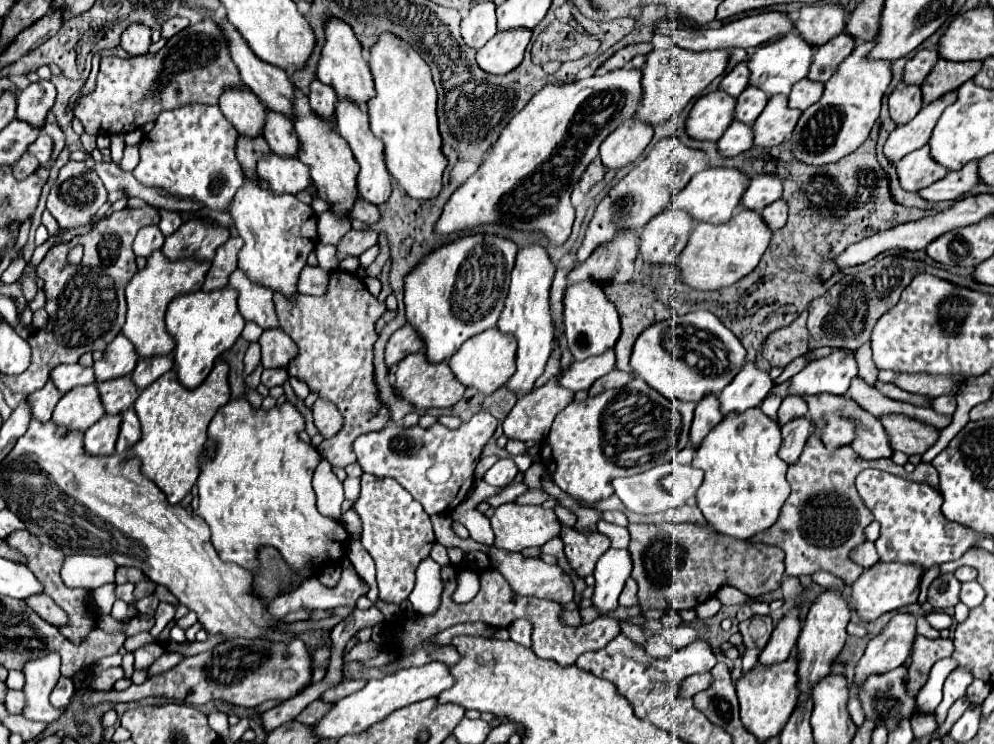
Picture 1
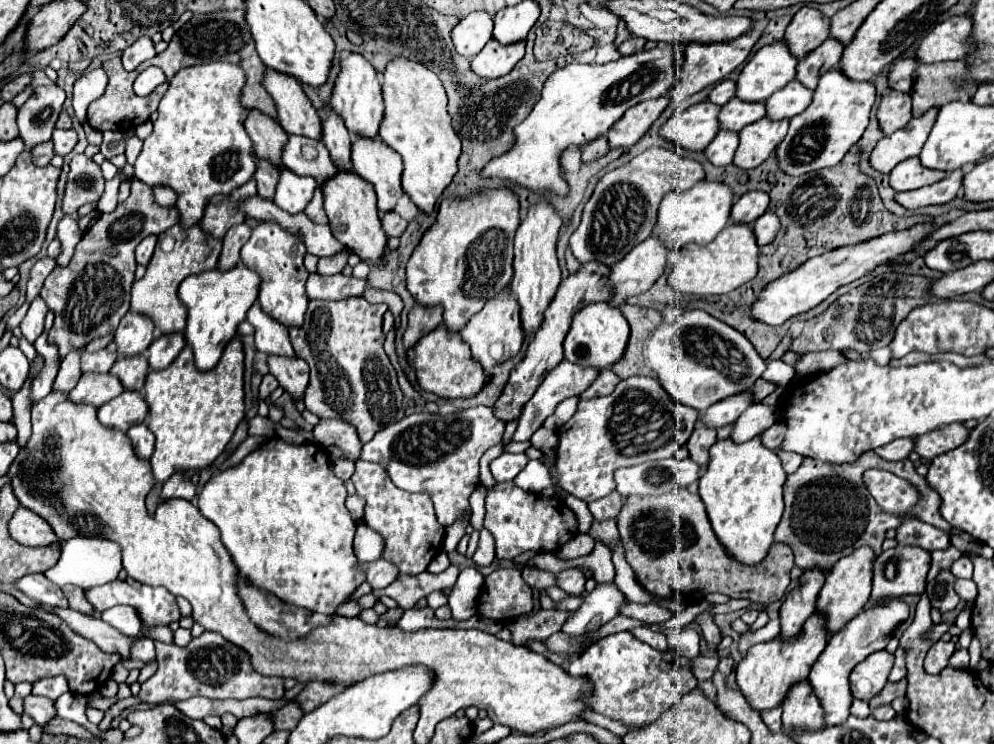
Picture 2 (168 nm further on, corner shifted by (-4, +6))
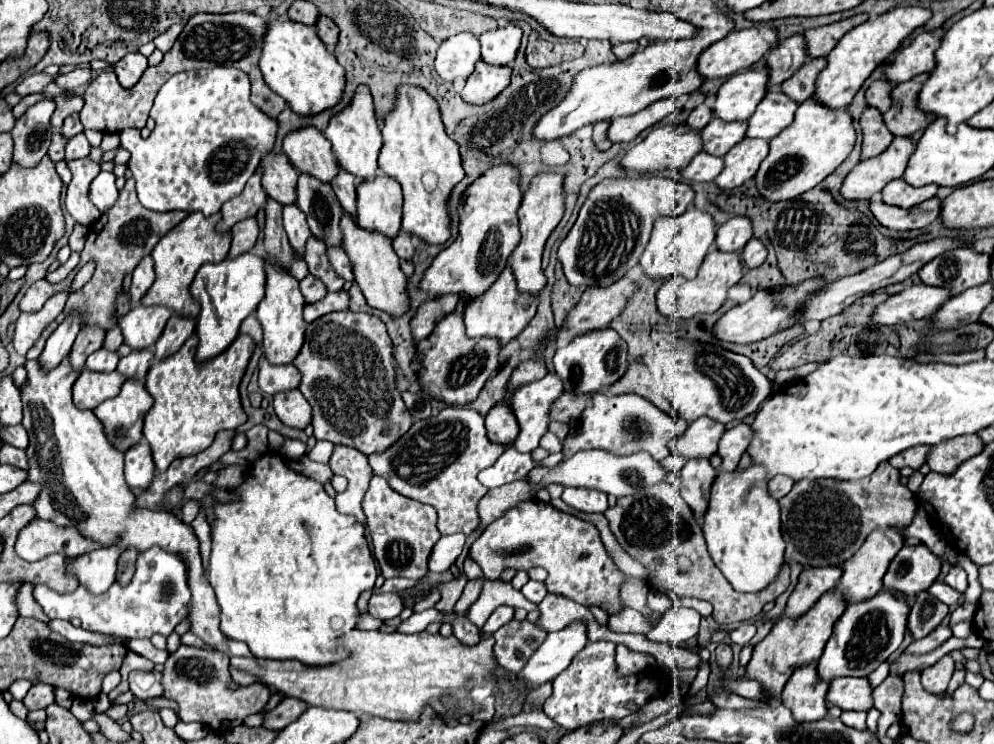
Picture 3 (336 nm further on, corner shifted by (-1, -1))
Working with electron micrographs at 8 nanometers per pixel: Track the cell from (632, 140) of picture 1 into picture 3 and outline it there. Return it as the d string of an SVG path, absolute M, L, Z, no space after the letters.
M664 98L664 100L658 100L658 102L650 104L650 106L646 106L644 110L640 110L636 114L630 114L628 118L616 118L616 122L610 124L608 138L612 142L630 142L642 130L650 128L652 124L660 122L668 114L676 112L676 108L678 108L676 98Z

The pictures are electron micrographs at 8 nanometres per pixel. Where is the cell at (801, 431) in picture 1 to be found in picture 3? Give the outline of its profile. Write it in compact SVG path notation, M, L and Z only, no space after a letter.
M776 476L776 478L772 478L770 482L768 482L768 494L772 496L772 498L776 498L776 500L780 500L780 498L784 498L788 492L790 492L790 488L792 488L792 480L790 478L786 478L786 476Z

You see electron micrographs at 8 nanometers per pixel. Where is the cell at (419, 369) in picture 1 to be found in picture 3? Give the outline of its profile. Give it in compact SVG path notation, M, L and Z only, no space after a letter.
M454 310L452 314L448 314L448 318L440 320L440 324L428 338L428 344L428 350L418 354L422 374L420 384L422 390L434 400L466 406L476 400L486 380L500 368L500 342L496 342L496 338L468 338L464 334L462 310Z

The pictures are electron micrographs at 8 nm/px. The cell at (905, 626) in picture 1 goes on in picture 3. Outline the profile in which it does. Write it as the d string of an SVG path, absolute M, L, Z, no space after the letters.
M836 678L830 682L826 702L840 710L868 712L872 708L872 688L866 678Z

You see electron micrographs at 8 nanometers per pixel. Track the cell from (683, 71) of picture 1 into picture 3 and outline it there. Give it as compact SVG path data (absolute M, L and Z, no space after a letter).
M754 26L754 28L744 28L744 30L734 30L730 32L726 38L718 40L716 44L712 44L710 48L706 48L702 54L700 54L700 60L698 60L698 72L704 76L704 78L726 78L726 76L732 76L740 70L746 70L750 68L752 64L756 64L770 48L774 48L778 44L778 32L776 28L770 28L770 26Z

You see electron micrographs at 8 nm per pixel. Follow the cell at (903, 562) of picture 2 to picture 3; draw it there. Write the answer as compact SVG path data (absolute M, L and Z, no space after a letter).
M924 544L904 546L884 576L884 588L914 596L938 578L940 568L942 560L934 556Z

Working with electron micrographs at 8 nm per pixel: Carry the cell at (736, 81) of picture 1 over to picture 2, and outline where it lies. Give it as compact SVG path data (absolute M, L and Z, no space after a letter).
M723 79L715 85L715 89L709 93L709 99L717 105L725 105L733 95L735 95L735 87L737 83L733 79Z

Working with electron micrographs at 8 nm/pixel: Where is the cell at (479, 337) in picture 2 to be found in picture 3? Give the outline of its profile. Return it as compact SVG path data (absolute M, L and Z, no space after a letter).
M506 266L502 274L498 276L498 282L492 284L482 298L470 298L464 302L464 322L466 322L466 332L472 338L482 338L482 336L496 336L500 344L508 344L514 340L534 318L538 306L538 298L532 298L532 294L520 294L516 288L516 278L512 274L512 268Z

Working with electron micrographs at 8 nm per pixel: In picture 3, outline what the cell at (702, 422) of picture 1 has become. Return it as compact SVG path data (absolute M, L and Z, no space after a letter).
M688 460L680 472L680 496L698 520L708 508L708 490L714 482L714 476L716 470L710 466L710 460Z

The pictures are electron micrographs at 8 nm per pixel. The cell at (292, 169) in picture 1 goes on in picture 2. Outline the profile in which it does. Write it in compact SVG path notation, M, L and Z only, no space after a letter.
M283 167L273 201L287 213L301 213L311 201L315 187L317 183L309 175L295 175L291 169Z

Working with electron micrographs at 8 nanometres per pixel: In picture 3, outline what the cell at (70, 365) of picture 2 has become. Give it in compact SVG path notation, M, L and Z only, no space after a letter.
M84 326L70 350L70 360L72 364L82 370L84 368L84 362L86 358L100 350L102 344L104 344L104 338L106 338L106 330L100 330L100 326Z

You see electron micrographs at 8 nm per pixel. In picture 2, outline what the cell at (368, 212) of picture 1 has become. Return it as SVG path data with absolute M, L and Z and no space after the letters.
M395 211L381 213L379 217L381 217L381 223L383 223L383 231L391 237L399 237L407 227L407 221L403 217L399 217Z

